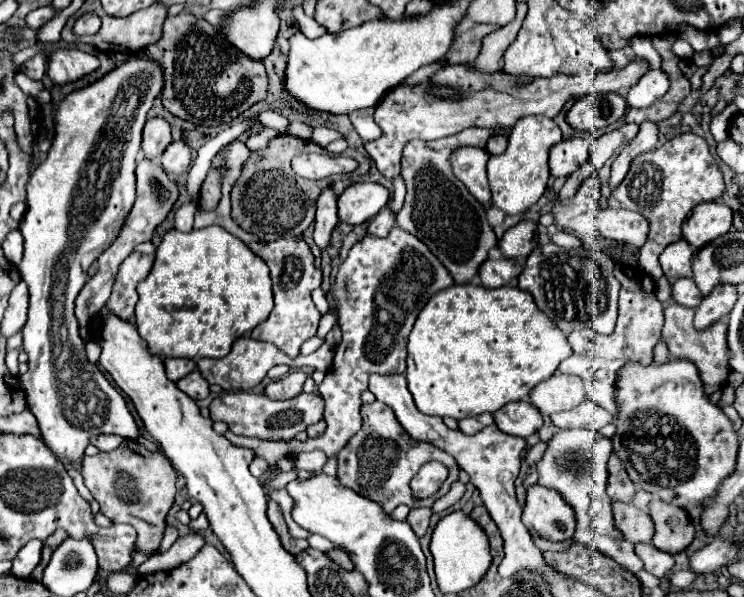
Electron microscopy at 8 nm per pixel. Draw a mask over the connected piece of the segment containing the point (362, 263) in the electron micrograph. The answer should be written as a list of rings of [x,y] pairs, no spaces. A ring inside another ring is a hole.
[[[394,226],[386,238],[366,236],[354,244],[348,258],[340,264],[336,284],[328,292],[330,308],[338,310],[338,324],[342,328],[342,344],[336,346],[332,370],[318,386],[324,398],[324,420],[328,424],[324,436],[299,441],[268,441],[239,436],[228,430],[224,436],[237,446],[252,449],[257,457],[274,467],[281,457],[288,454],[322,450],[326,456],[338,454],[344,444],[360,430],[362,417],[360,394],[368,388],[370,374],[404,374],[406,370],[406,338],[414,320],[432,294],[452,286],[454,280],[440,260],[428,252],[426,244],[408,236],[402,228]],[[424,246],[424,248],[420,248]]]

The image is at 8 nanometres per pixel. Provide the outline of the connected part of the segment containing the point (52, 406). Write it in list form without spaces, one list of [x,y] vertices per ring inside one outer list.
[[[130,54],[122,64],[104,74],[100,80],[70,92],[60,104],[44,104],[42,114],[54,122],[54,140],[46,160],[32,172],[26,184],[26,214],[20,222],[24,236],[24,258],[18,264],[22,280],[30,290],[28,322],[24,326],[24,350],[28,354],[28,372],[20,376],[26,392],[28,410],[36,416],[46,446],[60,458],[80,468],[84,448],[96,434],[116,434],[128,440],[140,438],[140,428],[128,410],[124,396],[108,378],[88,364],[84,340],[78,334],[74,300],[86,282],[90,264],[116,240],[132,204],[136,190],[136,156],[142,140],[142,126],[154,100],[164,90],[164,68],[148,56]]]

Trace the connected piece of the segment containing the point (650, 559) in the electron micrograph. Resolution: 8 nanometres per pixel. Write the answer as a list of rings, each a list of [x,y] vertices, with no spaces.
[[[636,544],[634,552],[644,562],[644,570],[658,578],[664,578],[670,572],[670,568],[674,566],[672,554],[658,550],[654,544]]]

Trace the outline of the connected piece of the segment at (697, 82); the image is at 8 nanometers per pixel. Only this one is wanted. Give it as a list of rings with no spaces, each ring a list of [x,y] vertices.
[[[680,60],[678,66],[680,66],[682,74],[690,80],[692,90],[700,90],[702,88],[702,76],[706,74],[706,68],[700,68],[694,62],[690,62],[690,60]]]

